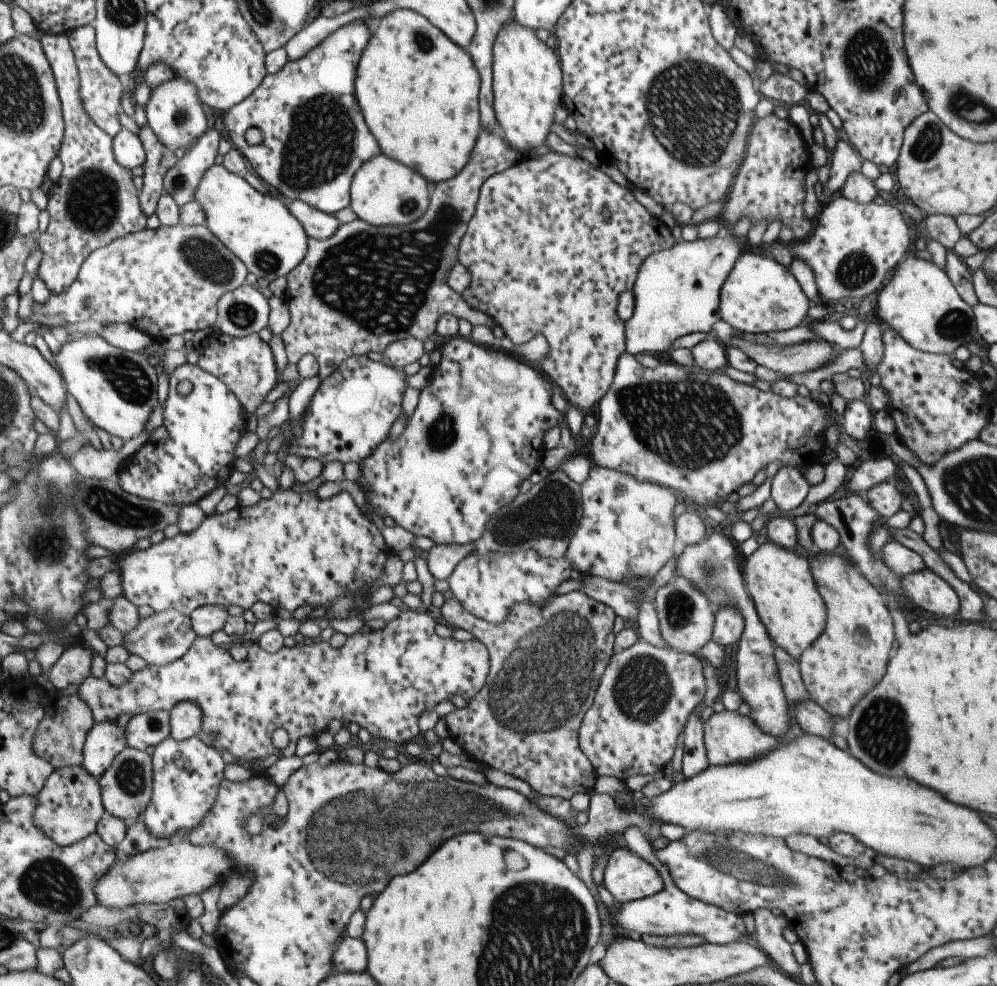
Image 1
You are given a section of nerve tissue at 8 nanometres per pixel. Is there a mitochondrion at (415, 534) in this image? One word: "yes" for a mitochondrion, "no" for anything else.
no

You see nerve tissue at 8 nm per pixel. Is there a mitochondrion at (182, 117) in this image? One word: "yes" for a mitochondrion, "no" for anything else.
yes

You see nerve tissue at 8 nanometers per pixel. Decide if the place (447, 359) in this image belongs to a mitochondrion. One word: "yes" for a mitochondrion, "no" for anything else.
no

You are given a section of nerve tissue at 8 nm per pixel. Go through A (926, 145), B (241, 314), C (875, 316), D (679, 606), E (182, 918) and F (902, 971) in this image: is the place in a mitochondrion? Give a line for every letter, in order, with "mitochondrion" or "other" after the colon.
A: mitochondrion
B: mitochondrion
C: other
D: mitochondrion
E: other
F: other

